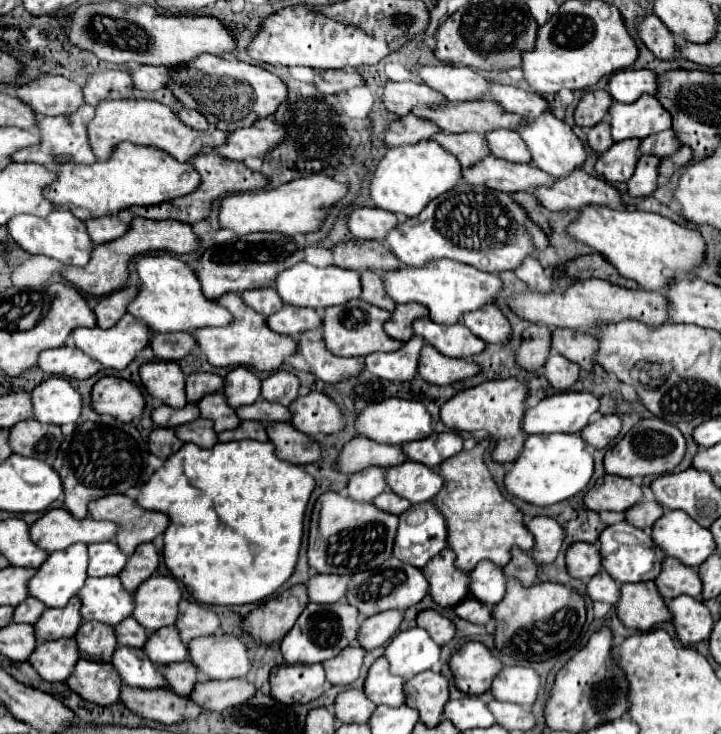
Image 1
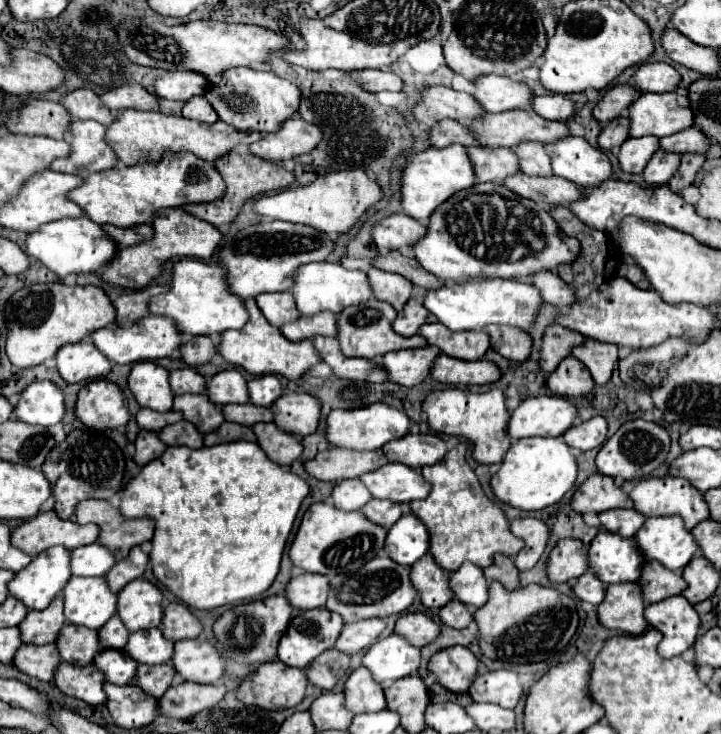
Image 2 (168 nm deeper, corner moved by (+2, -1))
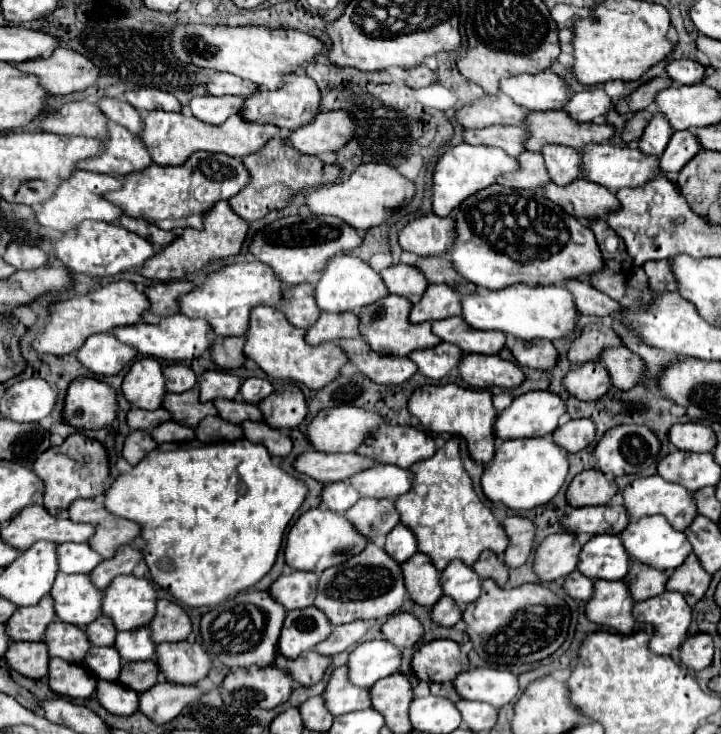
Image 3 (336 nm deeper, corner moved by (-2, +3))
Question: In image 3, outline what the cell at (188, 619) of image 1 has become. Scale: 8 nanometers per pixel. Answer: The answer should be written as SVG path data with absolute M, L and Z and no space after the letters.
M171 600L157 602L157 614L149 626L153 630L155 644L185 640L193 630L193 624L191 624L191 618L187 616L187 612Z

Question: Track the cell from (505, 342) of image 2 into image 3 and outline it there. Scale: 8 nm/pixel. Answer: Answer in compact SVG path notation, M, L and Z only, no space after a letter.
M515 340L515 344L511 346L511 354L517 358L521 366L537 370L549 370L555 366L557 360L557 352L549 340L535 340L535 344Z

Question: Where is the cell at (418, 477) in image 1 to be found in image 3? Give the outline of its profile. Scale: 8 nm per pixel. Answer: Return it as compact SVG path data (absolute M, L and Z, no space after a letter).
M375 464L373 468L351 476L351 484L361 496L397 500L413 488L413 478L415 476L405 468L393 464Z

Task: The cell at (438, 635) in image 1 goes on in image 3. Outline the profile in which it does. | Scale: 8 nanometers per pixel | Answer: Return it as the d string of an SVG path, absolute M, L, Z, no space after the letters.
M399 612L383 624L381 634L399 648L411 648L423 640L423 624L415 614Z

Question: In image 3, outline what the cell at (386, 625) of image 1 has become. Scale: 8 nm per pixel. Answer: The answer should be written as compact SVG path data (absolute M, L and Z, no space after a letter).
M355 620L351 624L335 626L331 638L319 642L319 646L315 650L323 656L335 656L335 654L345 652L351 646L359 644L361 638L367 634L367 630L369 630L369 622L365 622L365 620Z

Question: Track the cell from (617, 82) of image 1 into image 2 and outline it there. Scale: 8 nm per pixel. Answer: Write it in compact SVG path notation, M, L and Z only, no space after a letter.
M665 62L641 64L635 74L635 88L641 92L671 92L679 86L681 74Z

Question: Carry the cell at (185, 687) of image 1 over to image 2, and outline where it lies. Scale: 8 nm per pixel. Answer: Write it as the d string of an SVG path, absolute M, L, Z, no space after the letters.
M159 664L159 666L137 666L135 682L139 688L147 690L147 694L155 694L155 698L161 698L165 690L171 686L171 680L175 676L175 670L169 664Z

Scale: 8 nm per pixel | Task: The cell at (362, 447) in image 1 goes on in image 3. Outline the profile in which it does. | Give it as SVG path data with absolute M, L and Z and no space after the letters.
M309 450L303 452L295 460L295 470L303 472L319 482L331 484L337 480L347 480L353 474L359 474L375 464L373 458L367 458L363 454L329 454L329 452L319 452L319 450Z

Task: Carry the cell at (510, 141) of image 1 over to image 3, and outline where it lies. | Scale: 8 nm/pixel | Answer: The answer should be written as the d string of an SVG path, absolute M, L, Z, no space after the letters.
M547 144L547 146L543 146L541 154L545 158L547 174L555 184L565 186L567 182L573 182L575 178L581 176L577 150L561 146L561 144Z

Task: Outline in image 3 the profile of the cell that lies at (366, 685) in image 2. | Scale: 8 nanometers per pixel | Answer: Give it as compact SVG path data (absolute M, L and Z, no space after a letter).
M347 666L335 668L335 672L333 672L331 680L329 680L329 686L323 692L323 698L327 702L327 708L335 716L341 716L341 714L347 714L347 712L355 712L355 710L371 708L369 690L349 682Z

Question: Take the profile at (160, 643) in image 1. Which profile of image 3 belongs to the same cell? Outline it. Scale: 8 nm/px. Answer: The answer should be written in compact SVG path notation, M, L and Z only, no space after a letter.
M135 628L129 632L119 632L115 640L115 648L119 654L123 654L125 662L131 660L153 660L157 644L151 638L151 628Z

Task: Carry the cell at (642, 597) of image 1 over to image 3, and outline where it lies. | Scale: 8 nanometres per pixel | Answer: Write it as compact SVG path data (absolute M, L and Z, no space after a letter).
M597 580L595 594L587 602L585 614L595 624L609 626L619 634L631 634L635 630L633 606L635 600L629 592L629 586L623 580Z

